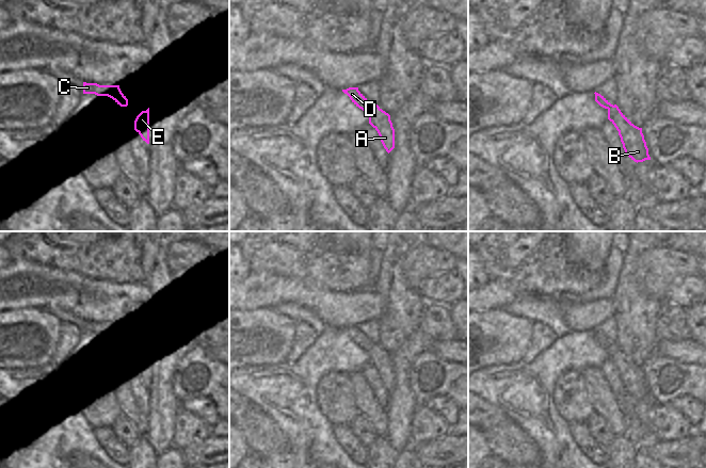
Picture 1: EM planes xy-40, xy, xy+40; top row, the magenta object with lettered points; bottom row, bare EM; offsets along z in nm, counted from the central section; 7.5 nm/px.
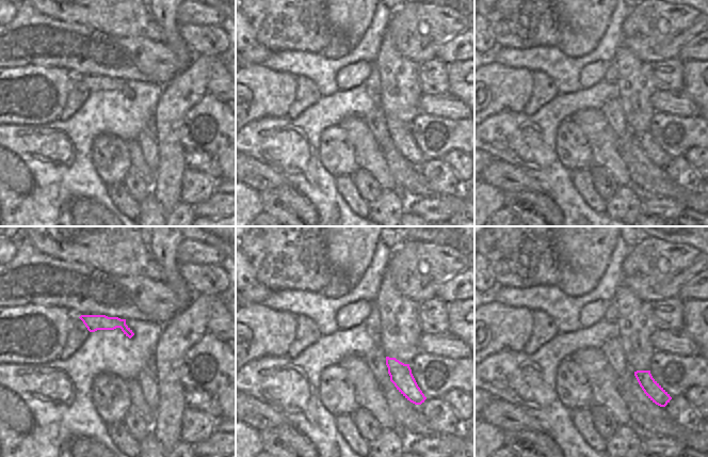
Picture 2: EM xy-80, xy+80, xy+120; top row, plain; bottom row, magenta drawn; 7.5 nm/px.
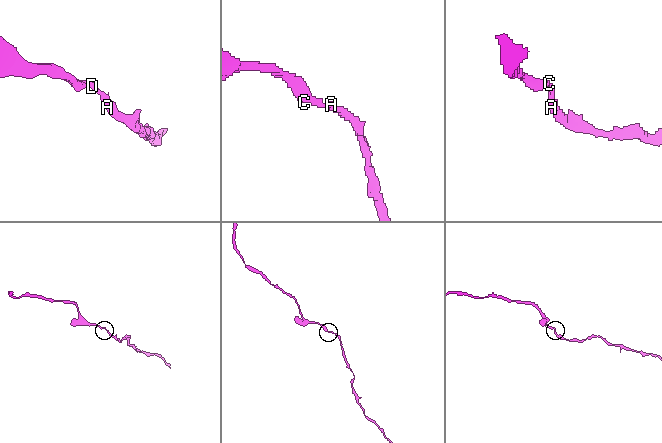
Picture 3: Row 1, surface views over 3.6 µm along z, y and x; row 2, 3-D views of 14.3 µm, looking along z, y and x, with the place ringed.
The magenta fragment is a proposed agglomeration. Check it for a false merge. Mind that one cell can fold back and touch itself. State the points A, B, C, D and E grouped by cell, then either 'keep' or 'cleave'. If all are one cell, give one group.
A B C D E; keep

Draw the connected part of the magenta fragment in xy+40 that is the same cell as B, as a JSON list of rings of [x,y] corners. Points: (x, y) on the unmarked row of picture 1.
[[[595,333],[595,340],[608,349],[608,358],[619,370],[625,392],[635,401],[651,399],[648,387],[642,372],[642,367],[635,365],[619,348],[611,343],[604,335]]]

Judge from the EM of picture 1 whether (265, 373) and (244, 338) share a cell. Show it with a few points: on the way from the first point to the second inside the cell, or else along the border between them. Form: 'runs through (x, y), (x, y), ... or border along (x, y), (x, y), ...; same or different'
border along (285, 361), (260, 366), (242, 366), (240, 368); different

